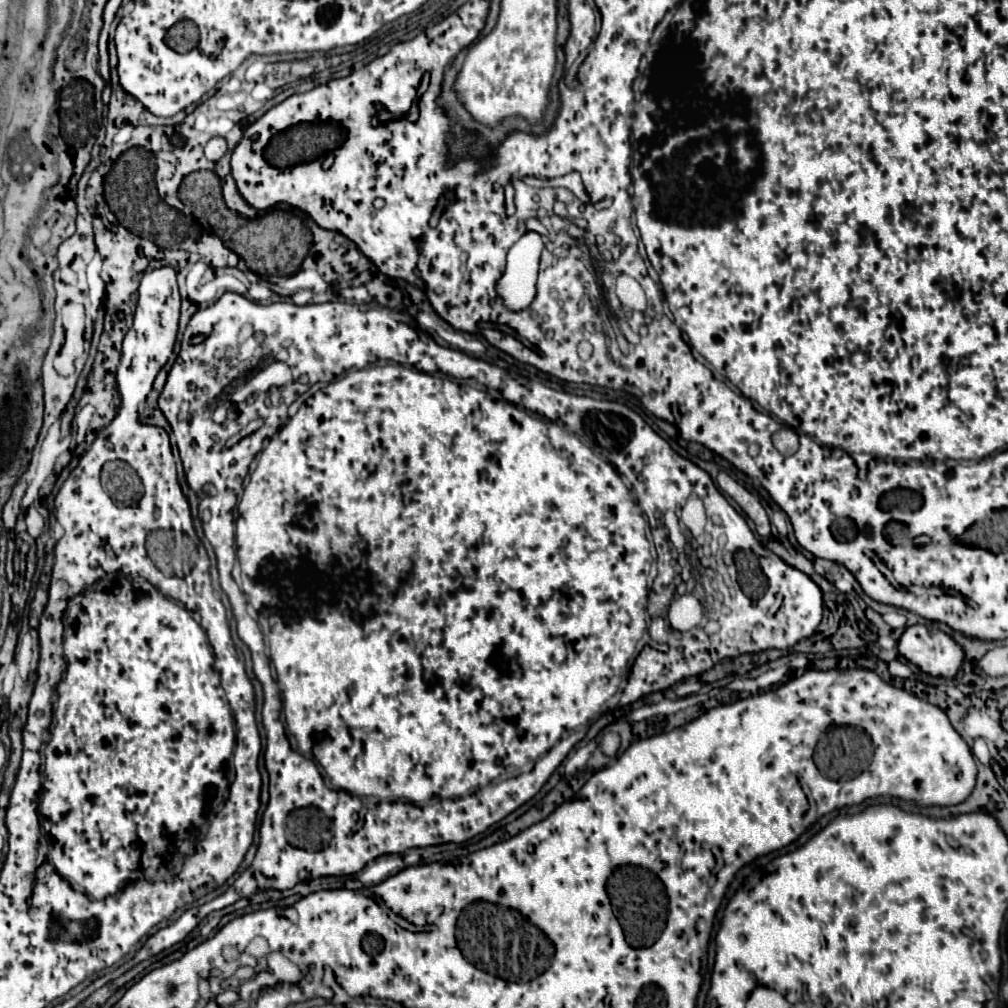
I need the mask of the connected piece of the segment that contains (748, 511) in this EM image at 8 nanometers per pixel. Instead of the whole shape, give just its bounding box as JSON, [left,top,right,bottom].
[717,471,771,537]

